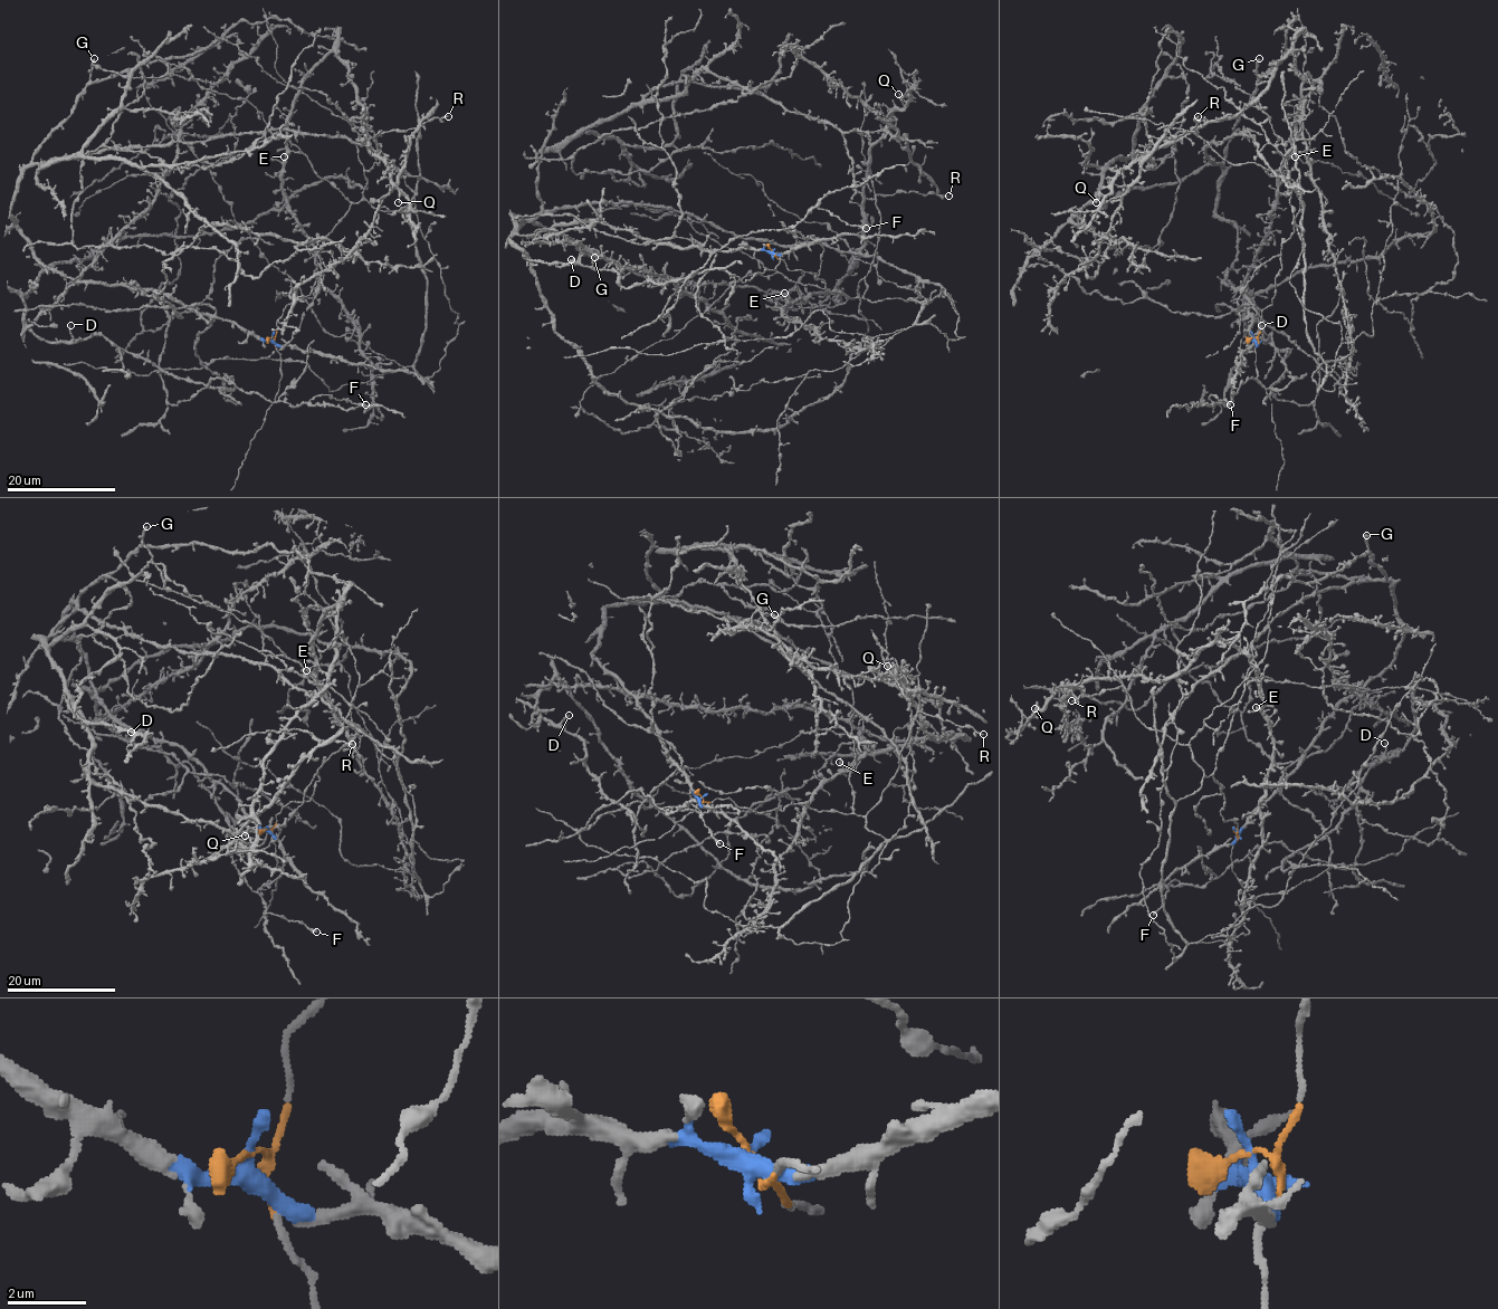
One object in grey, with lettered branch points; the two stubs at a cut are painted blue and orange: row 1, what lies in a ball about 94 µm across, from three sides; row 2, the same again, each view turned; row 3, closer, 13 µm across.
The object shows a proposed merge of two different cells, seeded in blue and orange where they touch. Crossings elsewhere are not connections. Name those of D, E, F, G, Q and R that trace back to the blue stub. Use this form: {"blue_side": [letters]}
{"blue_side": ["D", "F", "G"]}

